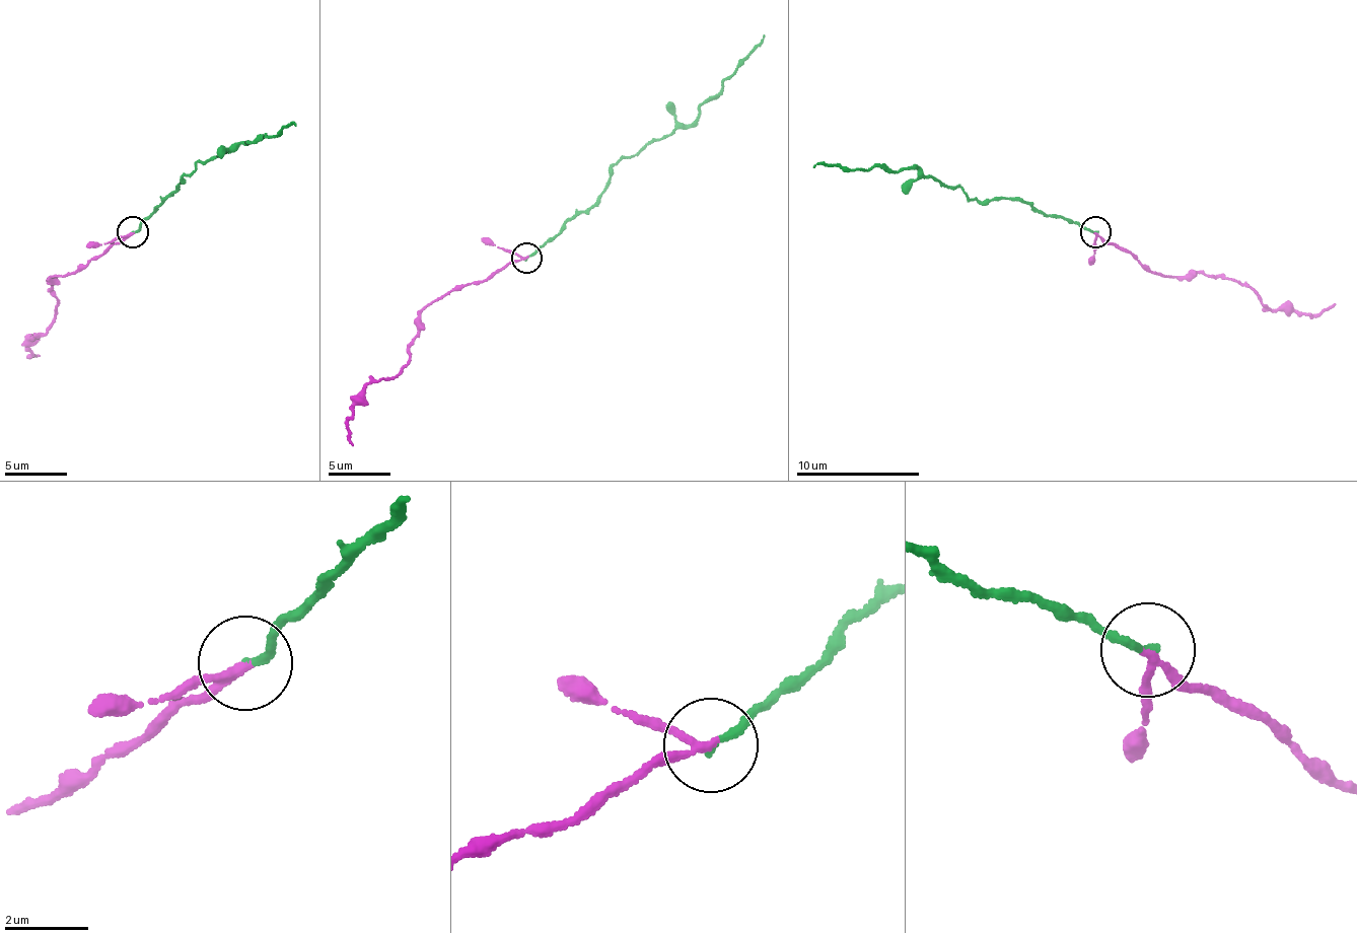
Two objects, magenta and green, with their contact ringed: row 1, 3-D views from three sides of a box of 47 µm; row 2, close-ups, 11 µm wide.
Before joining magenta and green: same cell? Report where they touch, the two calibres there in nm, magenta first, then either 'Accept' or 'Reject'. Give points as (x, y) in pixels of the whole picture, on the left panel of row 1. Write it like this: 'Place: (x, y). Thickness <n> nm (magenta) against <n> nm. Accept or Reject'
Place: (132, 232). Thickness 180 nm (magenta) against 180 nm. Accept

